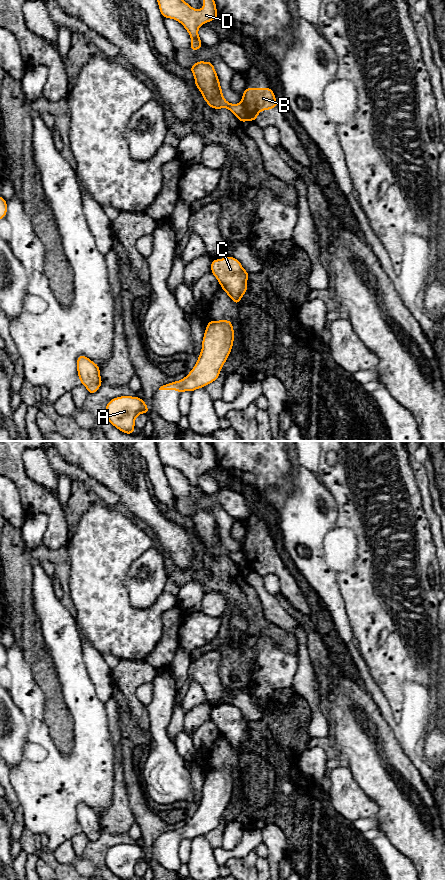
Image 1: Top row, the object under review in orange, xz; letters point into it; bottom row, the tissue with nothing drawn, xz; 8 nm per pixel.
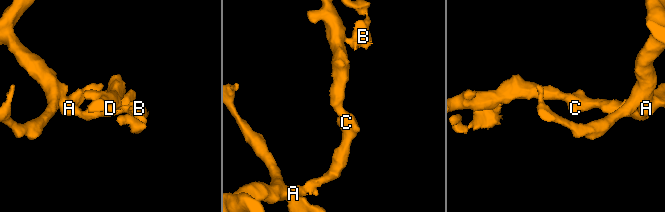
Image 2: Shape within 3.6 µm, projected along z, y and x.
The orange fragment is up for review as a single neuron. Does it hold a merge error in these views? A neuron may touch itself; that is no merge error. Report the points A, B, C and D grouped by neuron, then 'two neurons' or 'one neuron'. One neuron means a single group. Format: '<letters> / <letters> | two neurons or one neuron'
A C D / B | two neurons

